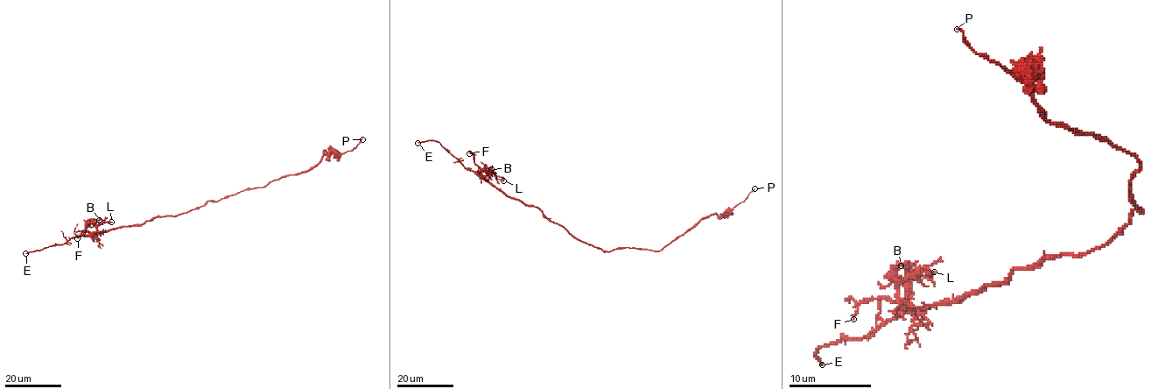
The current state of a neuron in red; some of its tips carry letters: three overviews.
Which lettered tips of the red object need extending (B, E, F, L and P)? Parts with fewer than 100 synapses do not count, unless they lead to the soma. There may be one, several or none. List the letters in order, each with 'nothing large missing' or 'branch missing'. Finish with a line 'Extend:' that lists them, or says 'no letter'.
B: nothing large missing
E: branch missing
F: nothing large missing
L: nothing large missing
P: nothing large missing
Extend: E

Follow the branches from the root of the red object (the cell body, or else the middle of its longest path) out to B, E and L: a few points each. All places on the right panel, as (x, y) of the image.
B: (1123, 228), (1102, 246), (1048, 255), (1015, 270), (1000, 284), (917, 311), (909, 305), (907, 263), (901, 265)
E: (1123, 228), (1102, 246), (1048, 255), (1000, 284), (905, 311), (866, 338), (831, 342), (816, 352), (822, 364)
L: (1123, 228), (1102, 246), (1048, 255), (1000, 284), (915, 311), (909, 272), (897, 272), (899, 279), (934, 272)

